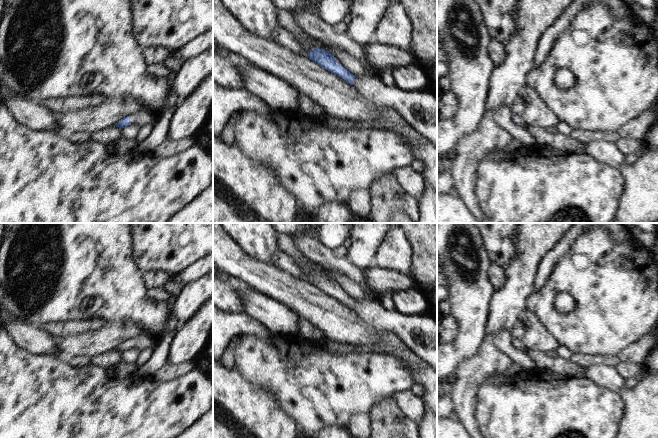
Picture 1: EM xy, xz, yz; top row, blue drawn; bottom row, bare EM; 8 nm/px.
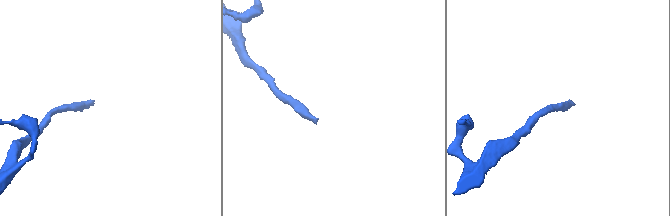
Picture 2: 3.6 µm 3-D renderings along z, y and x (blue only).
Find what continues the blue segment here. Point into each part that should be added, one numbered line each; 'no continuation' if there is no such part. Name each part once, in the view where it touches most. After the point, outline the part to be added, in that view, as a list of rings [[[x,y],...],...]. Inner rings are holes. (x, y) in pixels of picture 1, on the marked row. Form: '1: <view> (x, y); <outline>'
1: xy (143, 117); [[[141,109],[137,113],[130,115],[129,119],[131,121],[131,125],[136,126],[145,126],[145,125],[152,125],[155,123],[158,115],[155,115],[151,111]]]

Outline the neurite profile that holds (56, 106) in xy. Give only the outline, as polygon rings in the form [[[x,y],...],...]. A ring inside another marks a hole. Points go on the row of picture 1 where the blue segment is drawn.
[[[87,95],[65,99],[46,99],[37,104],[46,107],[55,117],[59,117],[63,112],[79,111],[89,107],[95,107],[102,104],[106,99],[103,95]]]

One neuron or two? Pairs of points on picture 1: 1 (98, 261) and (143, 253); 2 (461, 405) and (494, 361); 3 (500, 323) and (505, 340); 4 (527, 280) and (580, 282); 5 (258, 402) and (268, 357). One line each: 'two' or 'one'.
1: two
2: one
3: two
4: two
5: two

